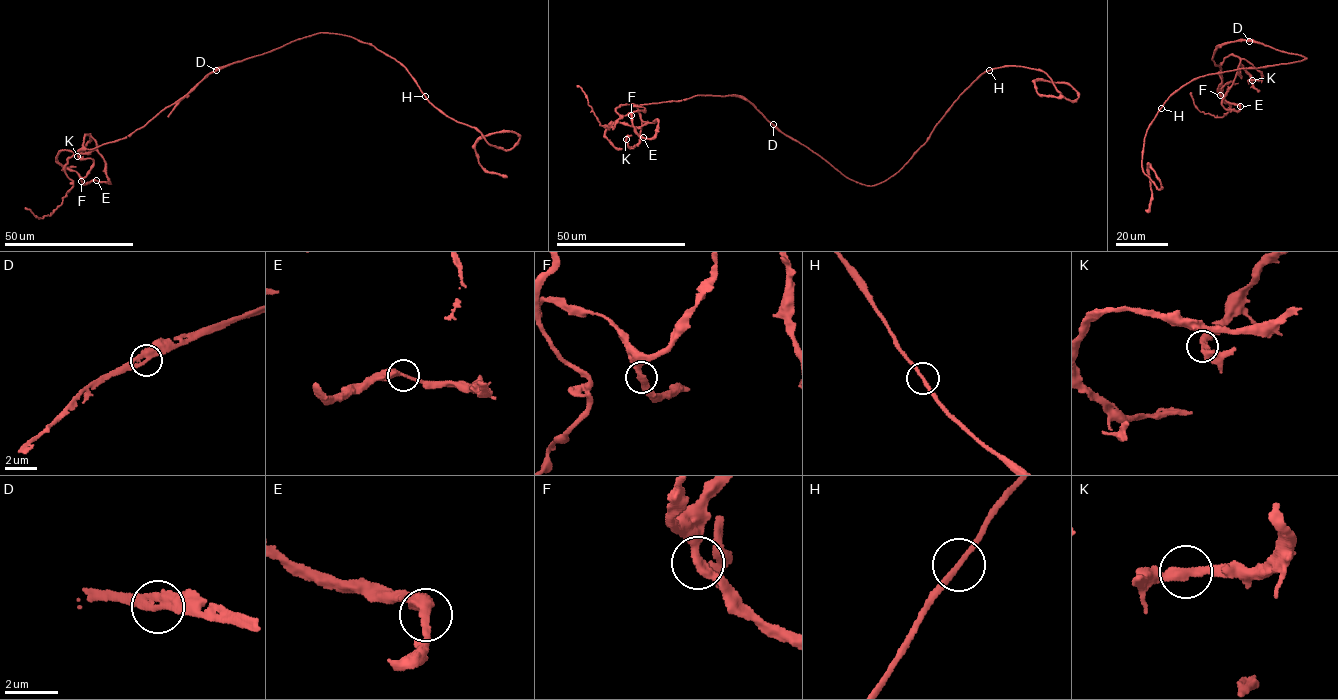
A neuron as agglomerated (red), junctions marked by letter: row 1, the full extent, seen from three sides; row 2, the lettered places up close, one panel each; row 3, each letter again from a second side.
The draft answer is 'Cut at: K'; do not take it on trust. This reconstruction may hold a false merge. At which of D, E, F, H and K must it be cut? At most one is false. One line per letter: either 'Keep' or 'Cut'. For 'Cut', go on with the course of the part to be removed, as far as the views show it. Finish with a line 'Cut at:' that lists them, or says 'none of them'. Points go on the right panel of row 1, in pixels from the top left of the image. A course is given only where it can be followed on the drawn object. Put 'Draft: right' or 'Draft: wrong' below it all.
D: Cut. Course of the part to remove: (1249, 41), (1226, 43), (1216, 48), (1212, 58)
E: Keep
F: Keep
H: Keep
K: Keep
Cut at: D
Draft: wrong

